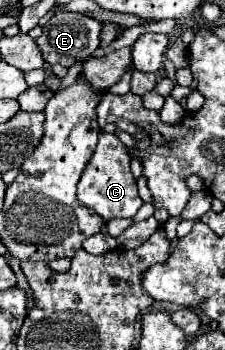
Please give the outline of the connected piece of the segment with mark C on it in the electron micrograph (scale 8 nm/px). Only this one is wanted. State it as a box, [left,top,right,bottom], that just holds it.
[77,132,143,222]

